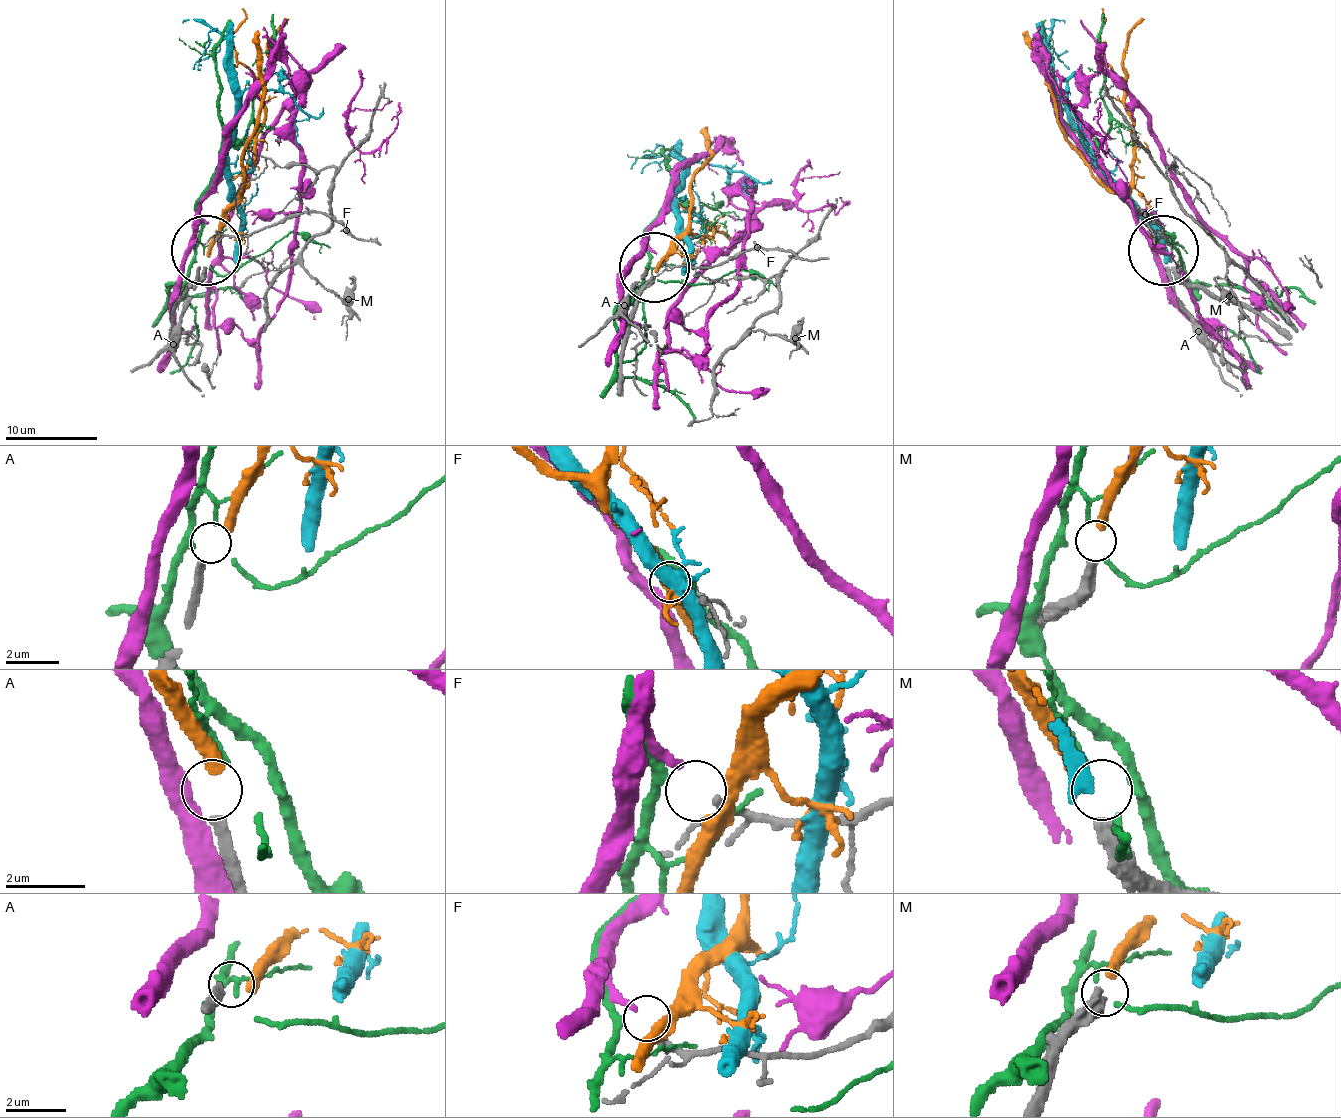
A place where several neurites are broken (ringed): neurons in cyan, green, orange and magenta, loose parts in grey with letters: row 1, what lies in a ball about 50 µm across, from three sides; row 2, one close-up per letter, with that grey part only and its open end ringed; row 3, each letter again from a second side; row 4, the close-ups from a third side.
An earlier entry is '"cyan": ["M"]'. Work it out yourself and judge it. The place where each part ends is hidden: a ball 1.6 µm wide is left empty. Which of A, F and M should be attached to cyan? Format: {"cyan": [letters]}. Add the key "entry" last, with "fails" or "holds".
{"cyan": [], "entry": "fails"}

